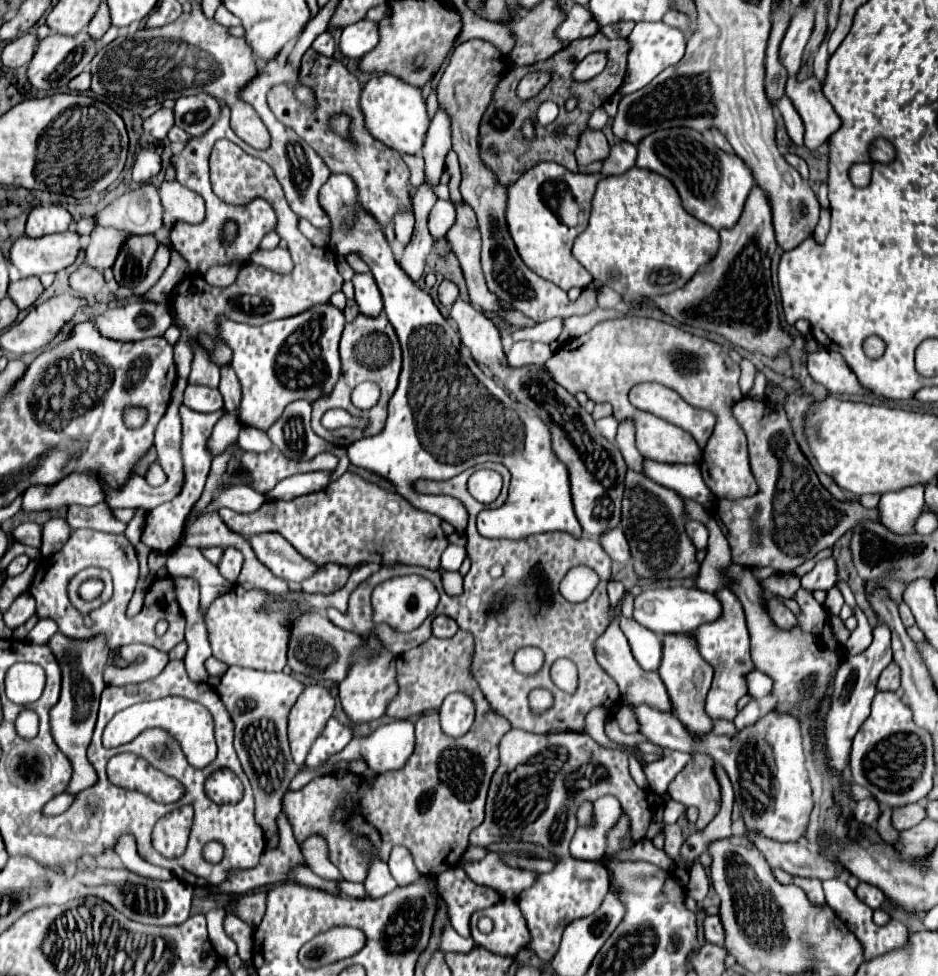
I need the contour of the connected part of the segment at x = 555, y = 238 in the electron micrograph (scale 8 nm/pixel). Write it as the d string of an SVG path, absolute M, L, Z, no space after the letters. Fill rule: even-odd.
M541 162L537 166L533 166L531 170L527 170L517 182L513 182L509 186L509 200L507 200L507 224L509 224L509 232L511 238L517 246L517 252L521 256L521 260L541 278L557 284L563 290L571 290L571 288L587 288L593 278L589 276L589 272L573 258L571 254L571 246L577 234L581 234L587 228L587 218L589 218L589 210L591 210L591 200L595 194L595 186L601 180L601 174L587 174L587 172L569 172L567 168L563 168L561 164L555 162ZM571 194L579 206L581 206L581 214L579 214L579 224L569 228L561 222L559 218L559 204L563 200L563 196Z

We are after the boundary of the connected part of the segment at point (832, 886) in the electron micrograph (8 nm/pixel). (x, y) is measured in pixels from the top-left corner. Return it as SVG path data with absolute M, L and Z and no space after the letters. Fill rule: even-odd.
M825 880L823 882L823 890L825 890L825 900L827 904L833 908L833 912L853 930L853 934L859 938L859 942L863 944L865 948L865 960L873 960L893 948L899 948L905 944L905 938L907 938L907 928L897 922L897 920L891 920L887 926L877 926L873 922L873 910L867 906L867 904L861 904L861 900L857 900L855 892L847 886L847 882L843 880Z

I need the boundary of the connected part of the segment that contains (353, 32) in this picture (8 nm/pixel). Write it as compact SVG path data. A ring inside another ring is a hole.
M361 20L343 28L339 48L349 58L361 58L365 56L365 52L371 52L377 46L377 40L379 40L377 22Z

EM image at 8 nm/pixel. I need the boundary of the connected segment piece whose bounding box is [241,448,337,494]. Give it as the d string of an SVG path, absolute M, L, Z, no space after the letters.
M271 448L261 454L245 452L241 456L241 466L245 474L251 478L251 488L255 492L267 494L287 476L335 468L337 456L333 452L323 452L313 456L311 460L289 460L283 452L277 452L275 448Z

